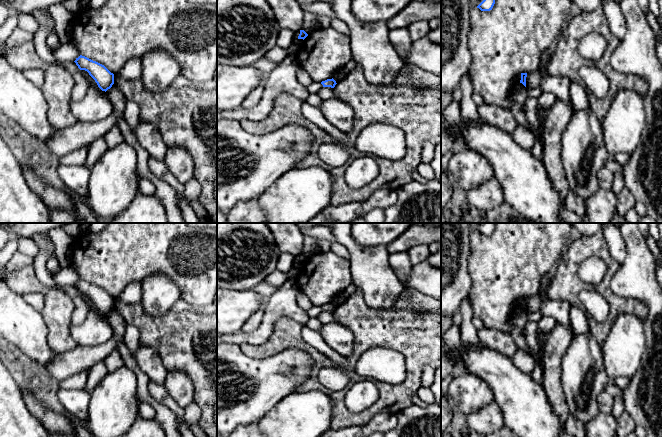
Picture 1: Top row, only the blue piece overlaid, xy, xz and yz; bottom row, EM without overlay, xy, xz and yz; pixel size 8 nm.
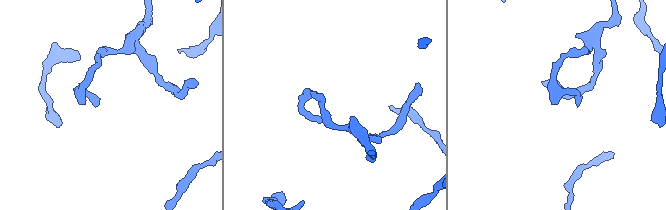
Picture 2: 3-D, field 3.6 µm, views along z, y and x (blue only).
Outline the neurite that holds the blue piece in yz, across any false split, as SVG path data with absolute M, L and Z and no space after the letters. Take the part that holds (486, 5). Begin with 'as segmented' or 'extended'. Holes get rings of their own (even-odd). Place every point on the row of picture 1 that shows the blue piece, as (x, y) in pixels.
as segmented; M483 0L477 6L477 8L479 8L481 11L490 11L490 10L492 10L494 4L495 4L495 0Z

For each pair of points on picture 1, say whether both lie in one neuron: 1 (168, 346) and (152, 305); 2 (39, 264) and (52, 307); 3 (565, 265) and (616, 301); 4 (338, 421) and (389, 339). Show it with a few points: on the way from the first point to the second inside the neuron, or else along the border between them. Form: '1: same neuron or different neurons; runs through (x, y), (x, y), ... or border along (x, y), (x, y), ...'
1: different neurons; border along (139, 302), (149, 315), (162, 315), (171, 309)
2: different neurons; border along (33, 266), (43, 284), (60, 288), (68, 295)
3: same neuron; runs through (575, 279), (582, 286), (605, 287)
4: same neuron; runs through (368, 414), (390, 401), (412, 379), (412, 363)

